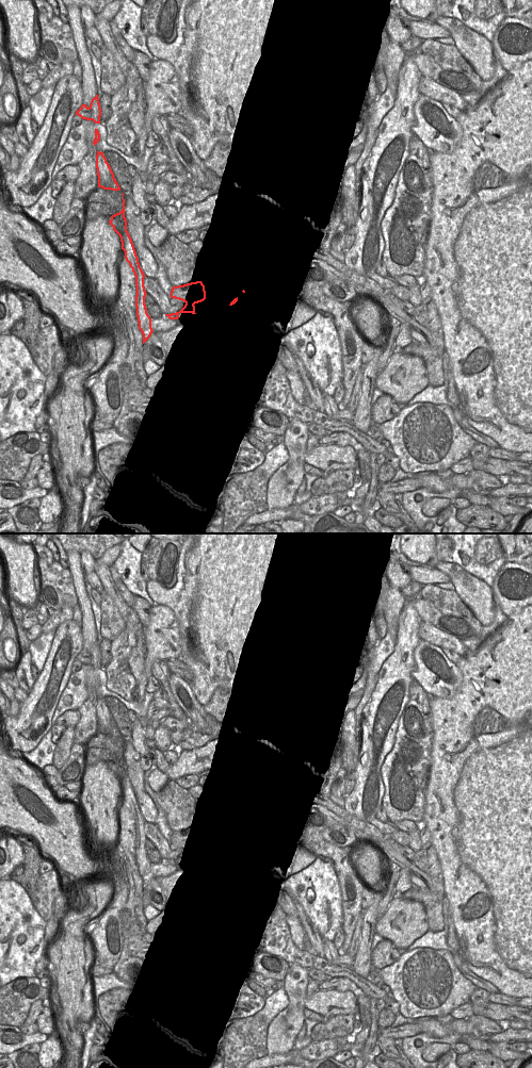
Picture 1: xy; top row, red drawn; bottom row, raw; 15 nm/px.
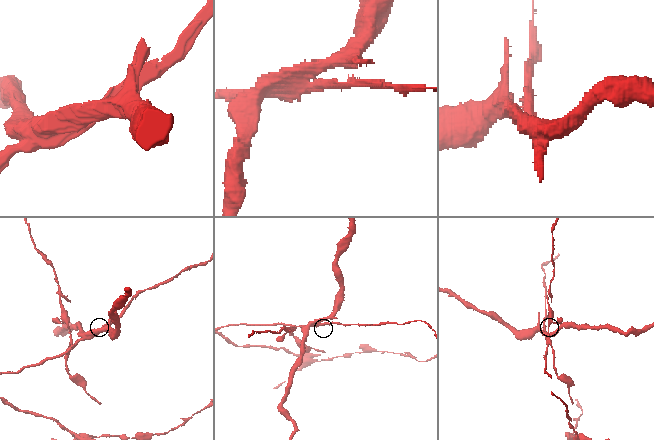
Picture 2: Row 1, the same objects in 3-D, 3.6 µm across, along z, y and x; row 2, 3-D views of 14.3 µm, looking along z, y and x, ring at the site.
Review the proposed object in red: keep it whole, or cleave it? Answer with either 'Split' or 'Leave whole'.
Split

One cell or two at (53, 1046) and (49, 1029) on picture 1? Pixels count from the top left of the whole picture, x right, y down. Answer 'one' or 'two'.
two

